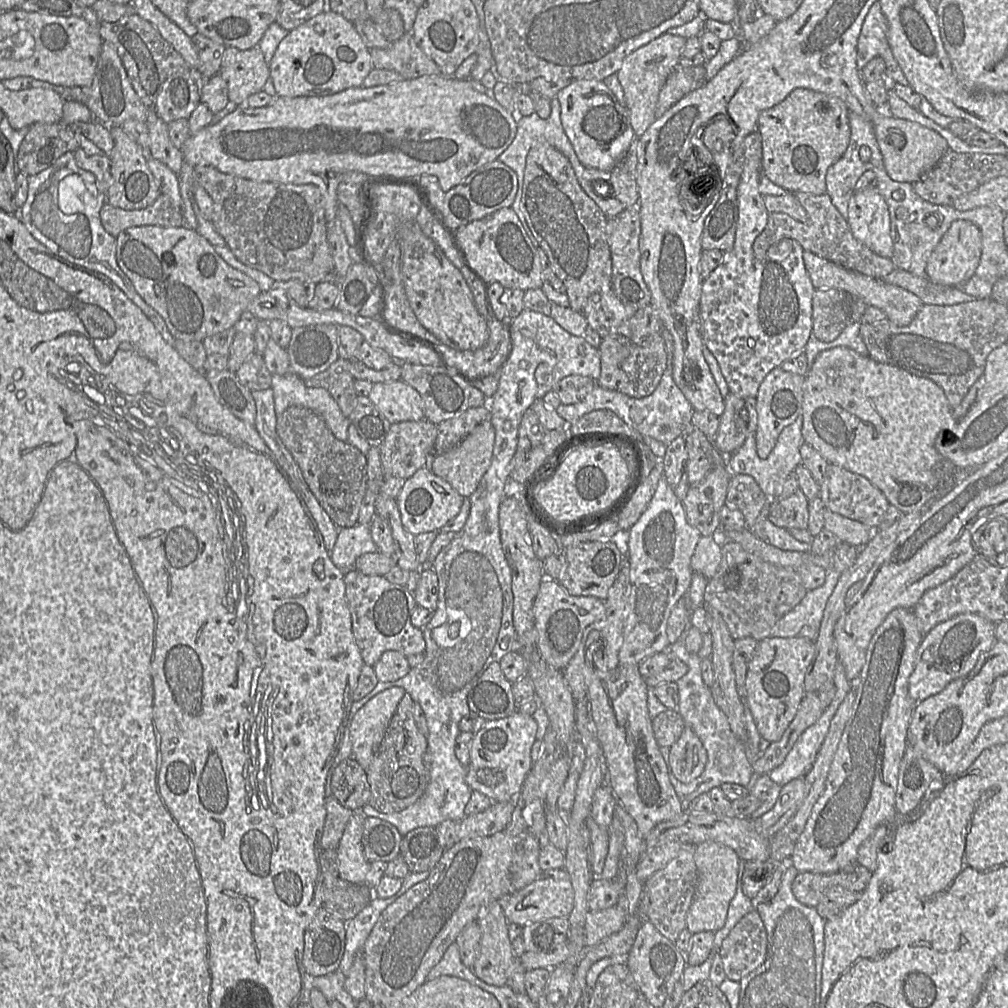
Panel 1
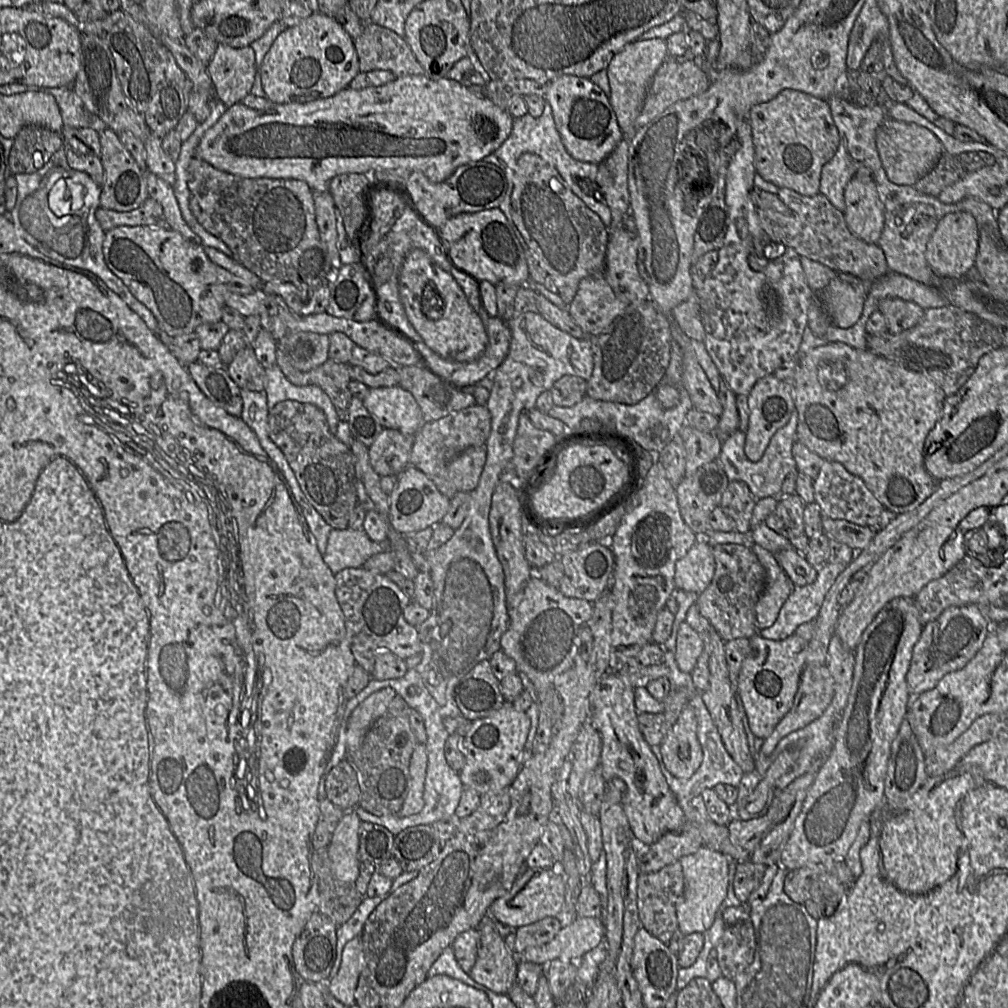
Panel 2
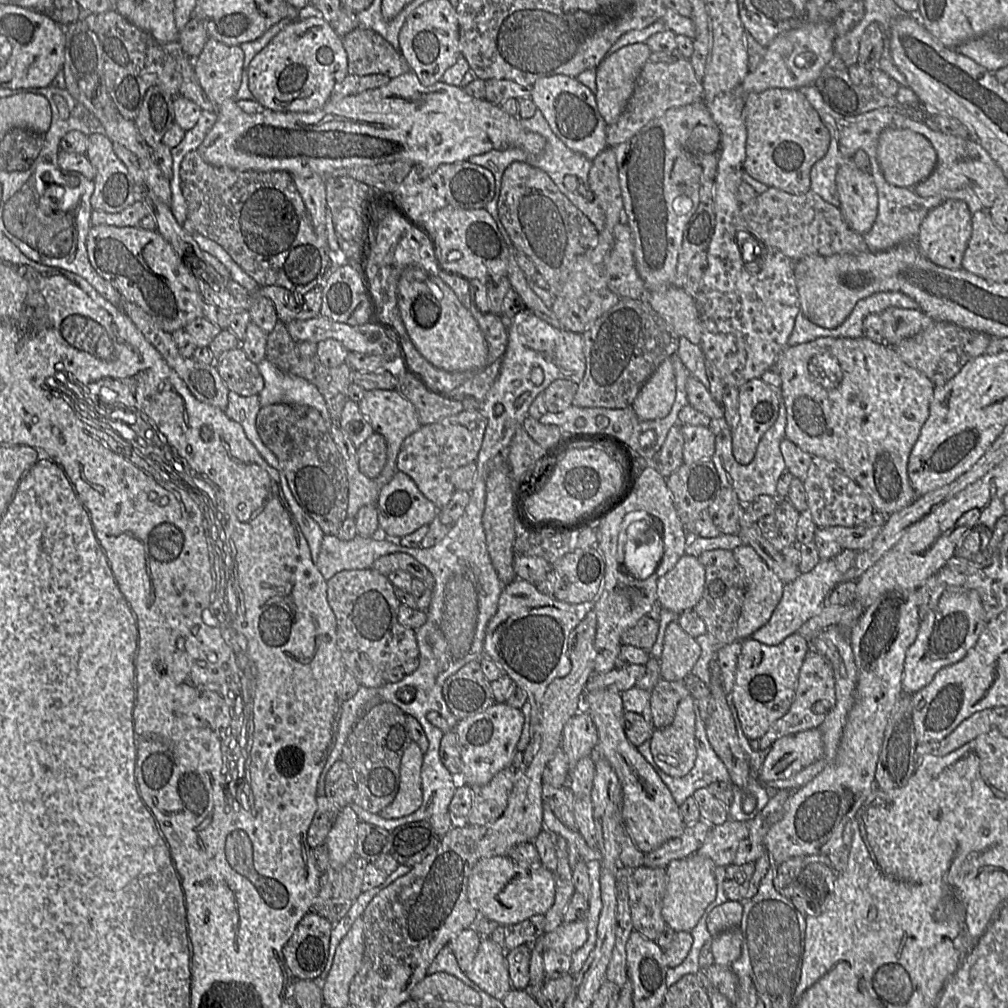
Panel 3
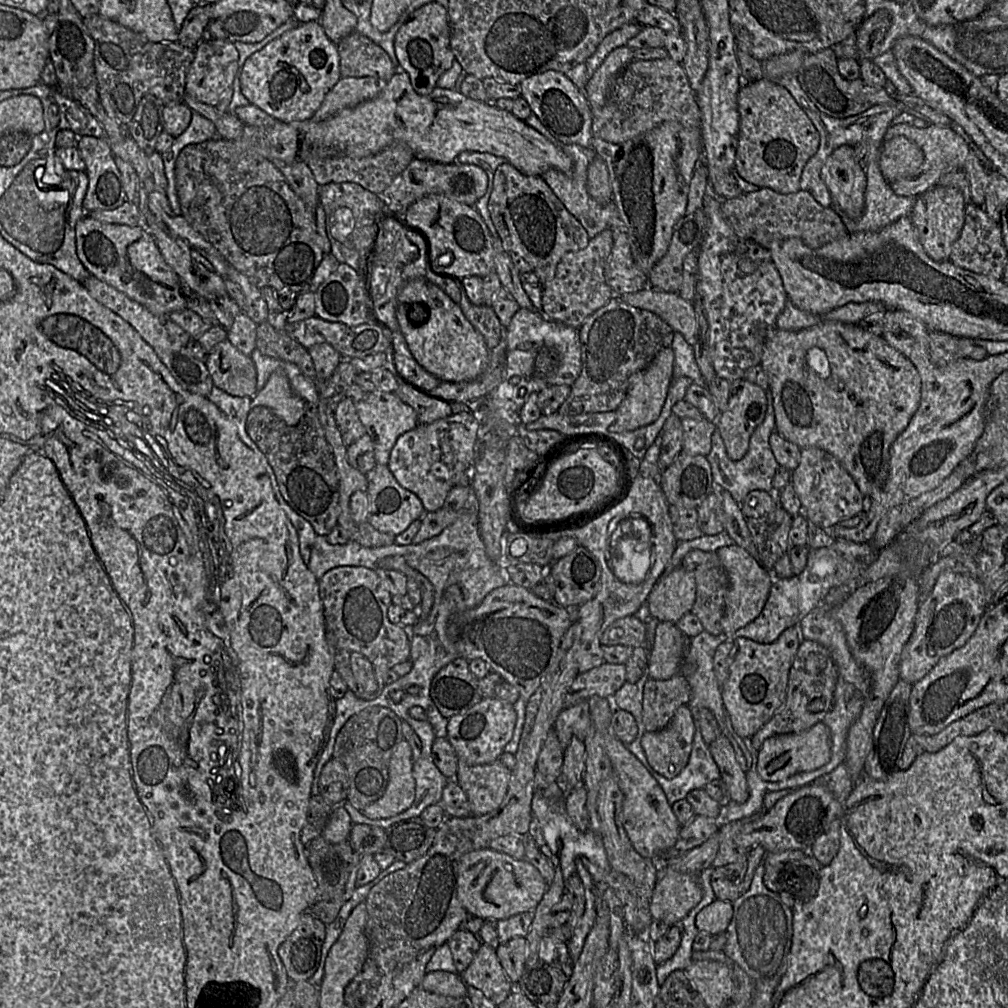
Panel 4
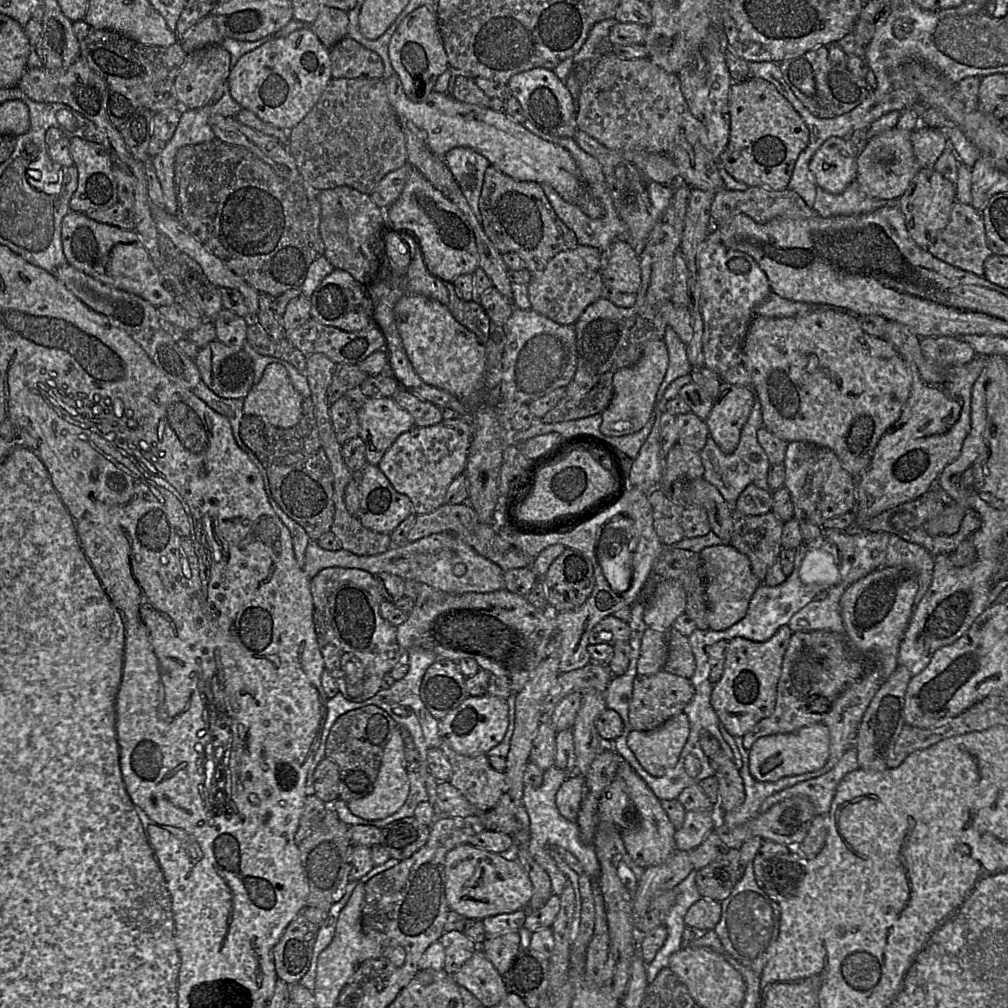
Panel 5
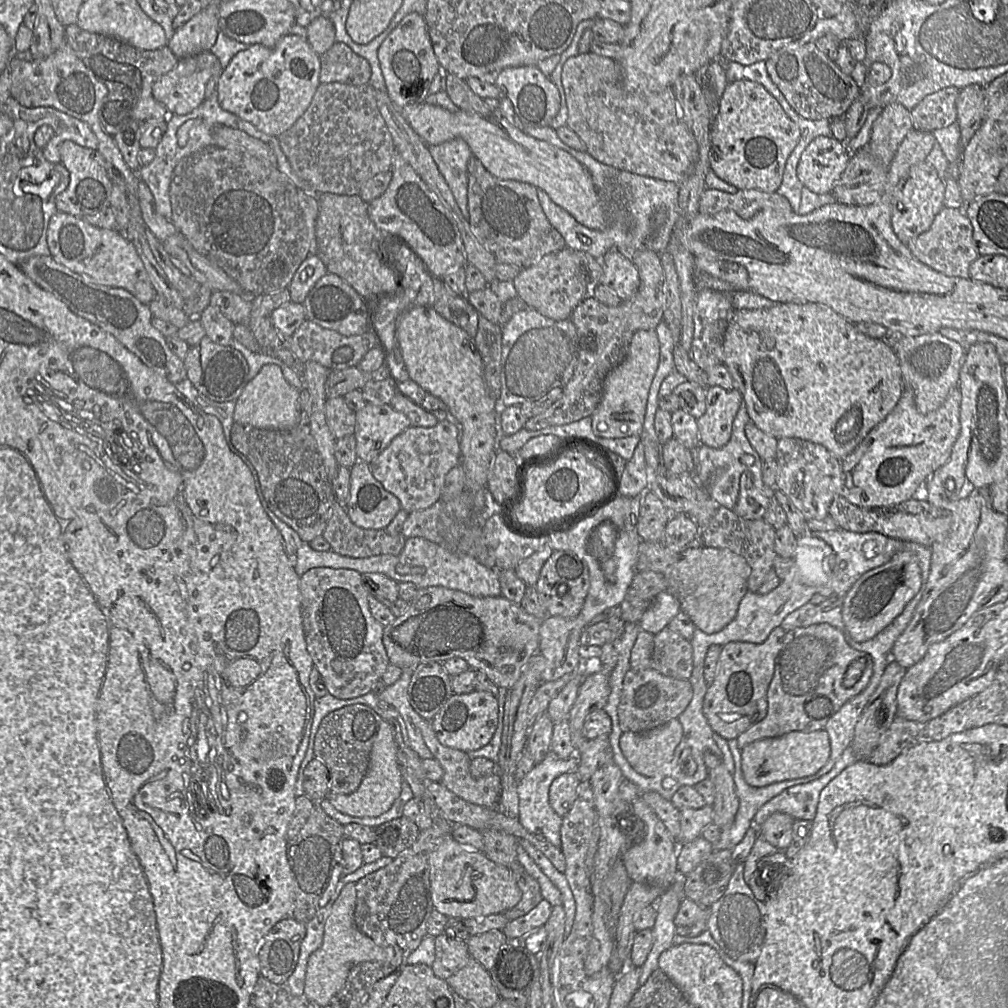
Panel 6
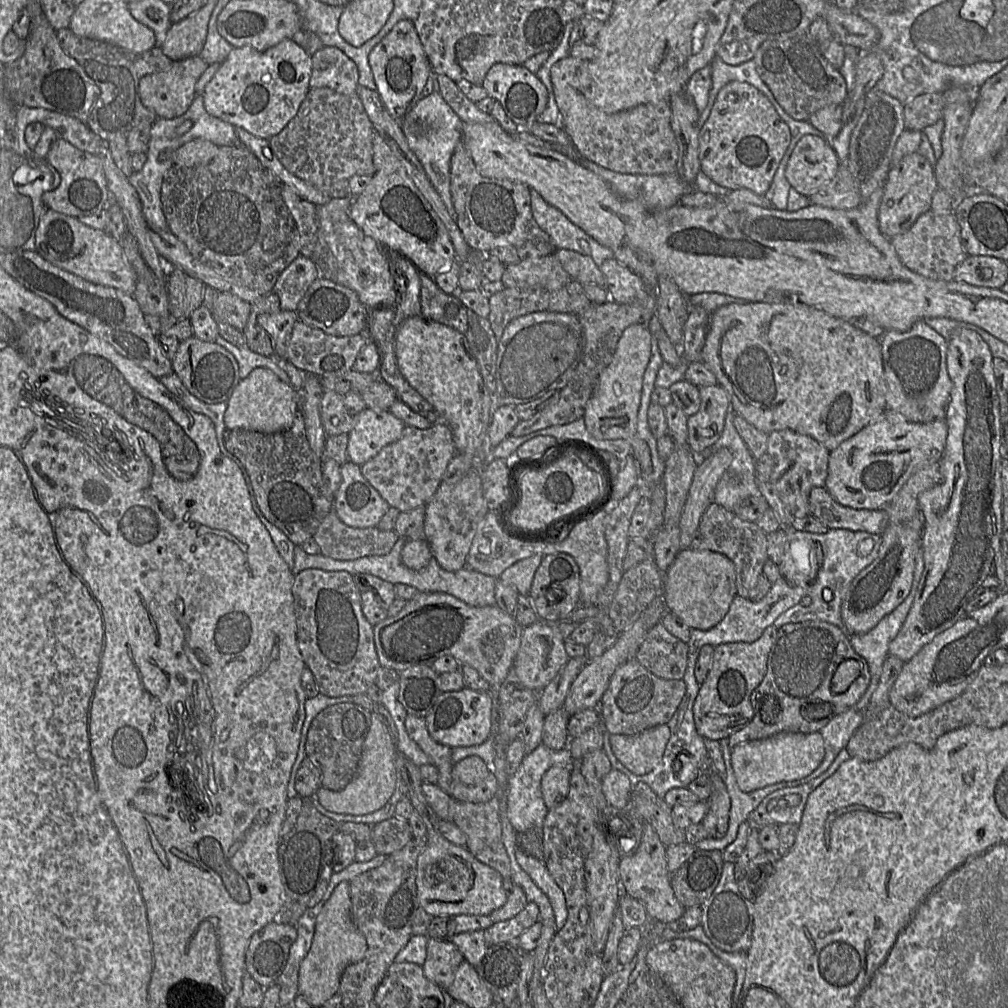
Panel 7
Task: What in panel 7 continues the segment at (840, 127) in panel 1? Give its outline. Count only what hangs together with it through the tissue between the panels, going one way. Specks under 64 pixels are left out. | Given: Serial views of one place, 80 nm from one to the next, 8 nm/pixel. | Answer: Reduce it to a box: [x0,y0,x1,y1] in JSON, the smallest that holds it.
[699,81,791,195]

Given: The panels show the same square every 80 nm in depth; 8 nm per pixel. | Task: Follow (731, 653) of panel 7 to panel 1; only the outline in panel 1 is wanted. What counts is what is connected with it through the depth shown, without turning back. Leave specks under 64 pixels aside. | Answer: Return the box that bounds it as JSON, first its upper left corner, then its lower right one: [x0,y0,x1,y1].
[745,636,816,741]

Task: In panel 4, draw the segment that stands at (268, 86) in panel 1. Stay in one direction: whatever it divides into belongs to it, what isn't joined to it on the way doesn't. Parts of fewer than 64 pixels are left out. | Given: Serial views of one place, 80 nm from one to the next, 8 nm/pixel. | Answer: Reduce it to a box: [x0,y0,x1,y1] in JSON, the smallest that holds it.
[185,37,239,106]

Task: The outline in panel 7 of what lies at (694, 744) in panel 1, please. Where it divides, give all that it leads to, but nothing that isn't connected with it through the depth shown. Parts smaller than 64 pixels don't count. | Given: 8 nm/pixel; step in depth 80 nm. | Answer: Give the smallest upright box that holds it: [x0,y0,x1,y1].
[609,723,670,775]

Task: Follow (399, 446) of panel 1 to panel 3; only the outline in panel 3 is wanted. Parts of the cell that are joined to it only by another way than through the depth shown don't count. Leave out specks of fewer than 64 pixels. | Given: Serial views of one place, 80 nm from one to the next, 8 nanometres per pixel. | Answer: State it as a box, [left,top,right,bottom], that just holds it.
[357,433,387,479]

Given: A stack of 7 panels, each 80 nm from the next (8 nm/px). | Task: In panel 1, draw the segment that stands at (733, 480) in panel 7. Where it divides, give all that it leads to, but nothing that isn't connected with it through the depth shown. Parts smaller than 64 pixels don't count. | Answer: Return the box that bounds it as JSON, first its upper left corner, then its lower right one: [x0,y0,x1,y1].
[726,417,804,498]

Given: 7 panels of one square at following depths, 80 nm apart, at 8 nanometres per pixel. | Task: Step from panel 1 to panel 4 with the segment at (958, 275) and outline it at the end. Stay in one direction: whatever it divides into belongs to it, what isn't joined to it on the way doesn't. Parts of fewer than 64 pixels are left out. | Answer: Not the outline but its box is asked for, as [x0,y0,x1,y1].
[909,184,965,262]

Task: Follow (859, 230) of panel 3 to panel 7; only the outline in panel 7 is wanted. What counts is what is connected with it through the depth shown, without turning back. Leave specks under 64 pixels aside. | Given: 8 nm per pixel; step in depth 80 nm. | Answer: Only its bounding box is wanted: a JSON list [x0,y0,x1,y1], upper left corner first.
[785,134,840,196]

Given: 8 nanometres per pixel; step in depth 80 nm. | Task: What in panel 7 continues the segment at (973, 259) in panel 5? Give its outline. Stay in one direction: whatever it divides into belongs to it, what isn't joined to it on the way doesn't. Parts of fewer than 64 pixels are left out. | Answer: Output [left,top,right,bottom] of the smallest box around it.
[890,213,967,281]

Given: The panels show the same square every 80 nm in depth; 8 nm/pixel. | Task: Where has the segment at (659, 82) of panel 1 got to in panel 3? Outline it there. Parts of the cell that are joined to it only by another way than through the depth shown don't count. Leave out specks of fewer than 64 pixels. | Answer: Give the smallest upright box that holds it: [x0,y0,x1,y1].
[594,42,652,124]

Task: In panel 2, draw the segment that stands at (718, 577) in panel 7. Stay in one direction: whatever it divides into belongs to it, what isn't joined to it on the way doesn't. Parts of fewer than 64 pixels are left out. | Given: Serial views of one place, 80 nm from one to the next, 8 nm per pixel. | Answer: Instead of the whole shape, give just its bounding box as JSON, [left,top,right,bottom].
[751,544,794,631]

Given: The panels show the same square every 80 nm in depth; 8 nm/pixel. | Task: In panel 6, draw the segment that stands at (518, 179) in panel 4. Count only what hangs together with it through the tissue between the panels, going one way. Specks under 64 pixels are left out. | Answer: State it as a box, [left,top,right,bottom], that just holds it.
[467,157,566,268]

